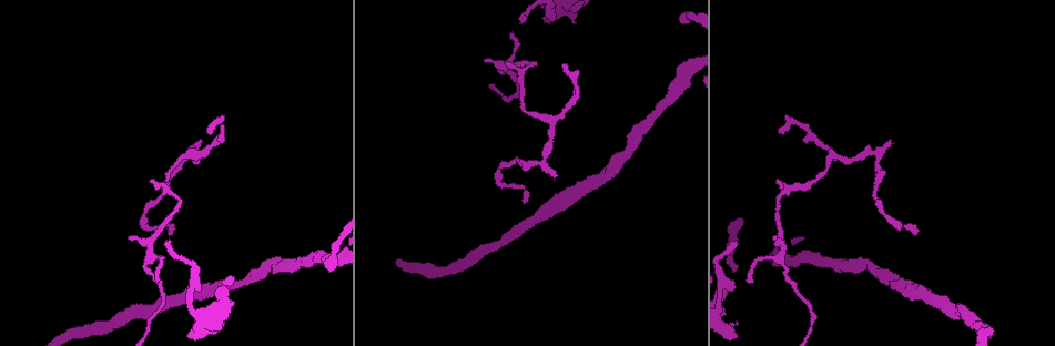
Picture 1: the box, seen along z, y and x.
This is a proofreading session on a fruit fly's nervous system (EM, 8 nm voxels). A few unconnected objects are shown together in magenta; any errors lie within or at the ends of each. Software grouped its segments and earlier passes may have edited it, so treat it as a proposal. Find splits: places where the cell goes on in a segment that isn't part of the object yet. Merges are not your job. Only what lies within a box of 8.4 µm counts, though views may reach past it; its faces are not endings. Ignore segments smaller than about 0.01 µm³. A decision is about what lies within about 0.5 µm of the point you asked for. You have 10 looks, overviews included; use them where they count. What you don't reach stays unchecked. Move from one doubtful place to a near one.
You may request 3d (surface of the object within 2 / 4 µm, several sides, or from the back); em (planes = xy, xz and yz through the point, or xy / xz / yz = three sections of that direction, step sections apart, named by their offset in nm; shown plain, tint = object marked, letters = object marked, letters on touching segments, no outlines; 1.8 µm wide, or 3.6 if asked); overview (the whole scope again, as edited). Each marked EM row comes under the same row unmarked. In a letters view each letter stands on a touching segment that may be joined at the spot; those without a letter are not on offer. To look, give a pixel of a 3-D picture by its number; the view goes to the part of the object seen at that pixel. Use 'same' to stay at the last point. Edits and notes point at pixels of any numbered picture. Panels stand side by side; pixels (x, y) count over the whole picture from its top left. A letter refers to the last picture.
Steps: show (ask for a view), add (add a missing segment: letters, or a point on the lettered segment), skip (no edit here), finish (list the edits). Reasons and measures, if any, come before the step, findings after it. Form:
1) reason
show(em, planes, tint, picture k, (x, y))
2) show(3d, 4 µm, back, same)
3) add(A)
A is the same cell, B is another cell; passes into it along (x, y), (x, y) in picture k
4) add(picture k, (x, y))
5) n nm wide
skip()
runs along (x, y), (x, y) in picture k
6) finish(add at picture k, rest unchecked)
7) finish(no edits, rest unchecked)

an open end
show(em, planes, letters, picture 1, (575, 22))

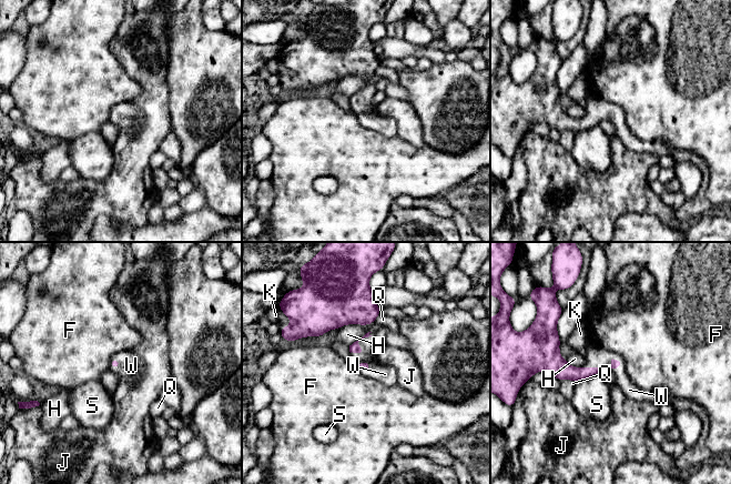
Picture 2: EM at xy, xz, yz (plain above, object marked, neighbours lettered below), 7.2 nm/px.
add(W)
W is the same cell, F, H, J, K, Q and S are other cells; passes into it along (355, 348), (358, 345), (376, 371) in picture 2; the cell continues

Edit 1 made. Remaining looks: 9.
an open end
show(3d, 2 µm, picture 1, (777, 236))

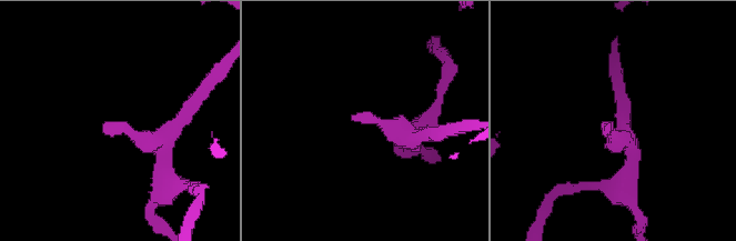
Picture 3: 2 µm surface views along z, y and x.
show(em, xz, step 8, letters, picture 3, (353, 117))

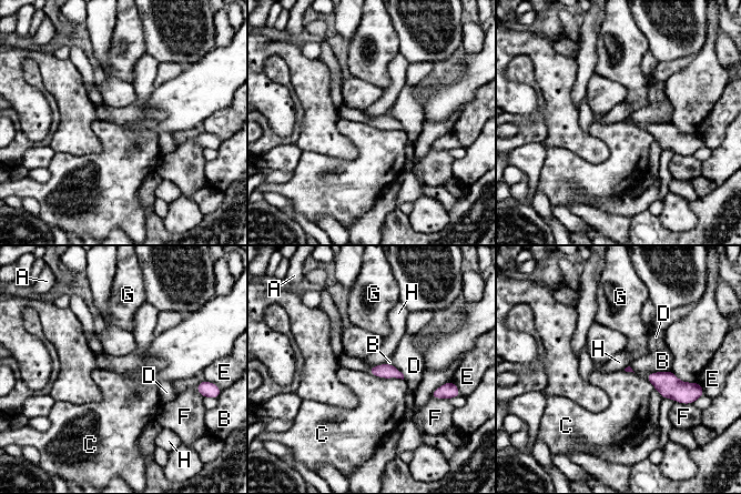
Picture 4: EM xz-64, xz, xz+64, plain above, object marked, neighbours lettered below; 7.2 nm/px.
skip()
A, B, C, D, E, F, G and H are other cells; border along (385, 362), (371, 366) in picture 4; no lettered segment goes on from it

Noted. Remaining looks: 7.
show(overview)

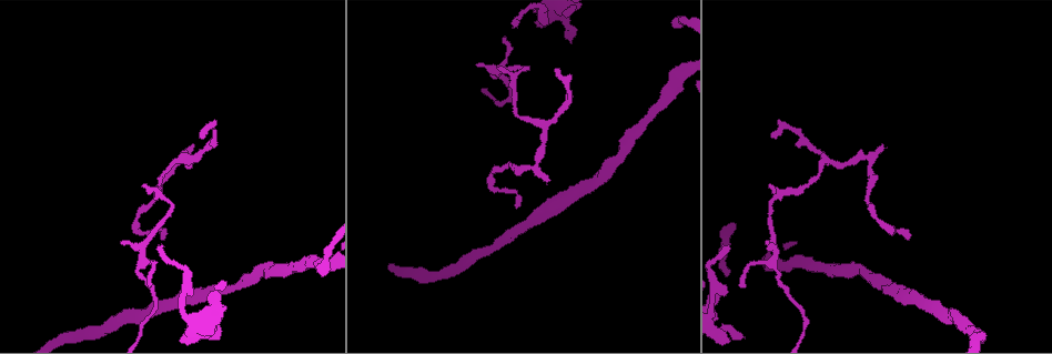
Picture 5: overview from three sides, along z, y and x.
sharp bend
show(3d, 4 µm, picture 5, (537, 166))

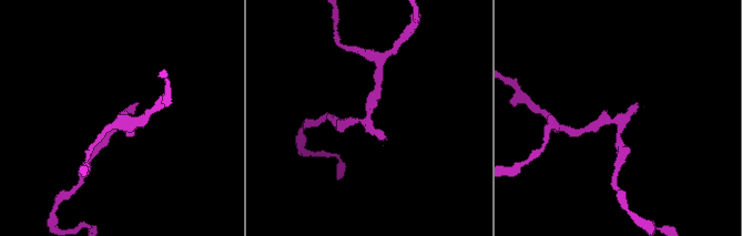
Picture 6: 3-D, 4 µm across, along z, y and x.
show(em, planes, letters, picture 6, (619, 119))

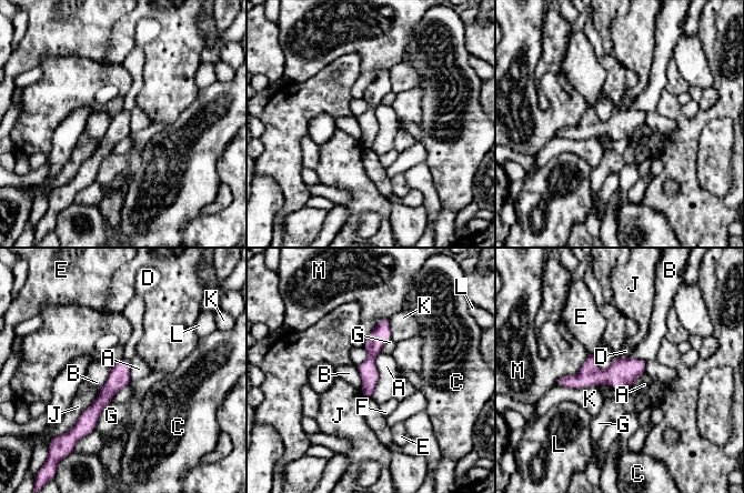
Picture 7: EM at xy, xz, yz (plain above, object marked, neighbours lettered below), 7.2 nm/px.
140 nm wide
skip()
A, B, C, D, E, F, G, J, K, L and M are other cells; runs along (643, 363), (617, 375), (560, 383) in picture 7; no lettered segment goes on from it

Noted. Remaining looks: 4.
tapers out
show(3d, 4 µm, picture 5, (164, 238))

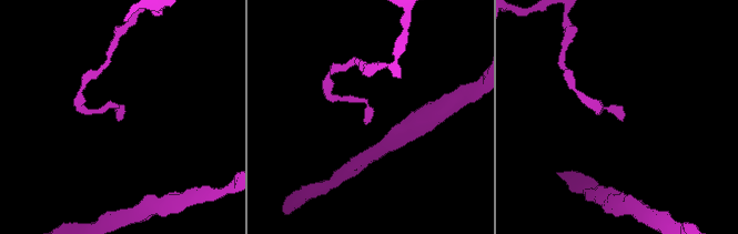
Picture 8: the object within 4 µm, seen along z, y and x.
show(em, planes, letters, picture 8, (621, 118))

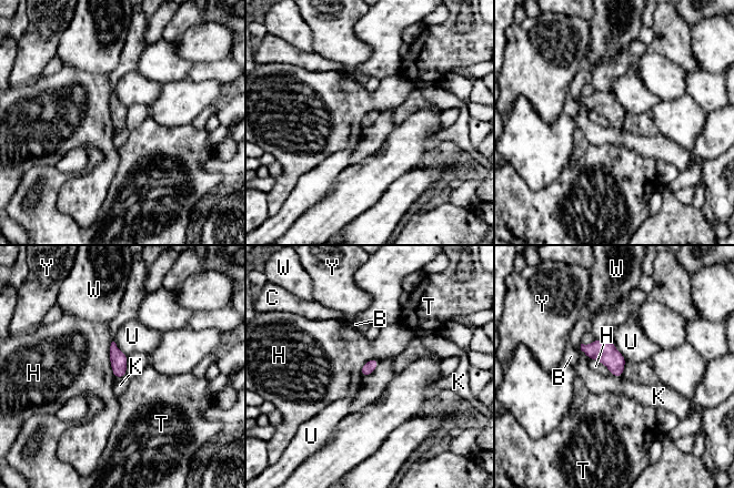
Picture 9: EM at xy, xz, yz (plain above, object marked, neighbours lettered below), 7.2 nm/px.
H touches over 260 nm
skip()
B, C, H, K, T, U, W and Y are other cells; border along (580, 344), (580, 349), (589, 358) in picture 9; none of them fits

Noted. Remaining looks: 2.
finish(add at picture 2, rest unchecked)

